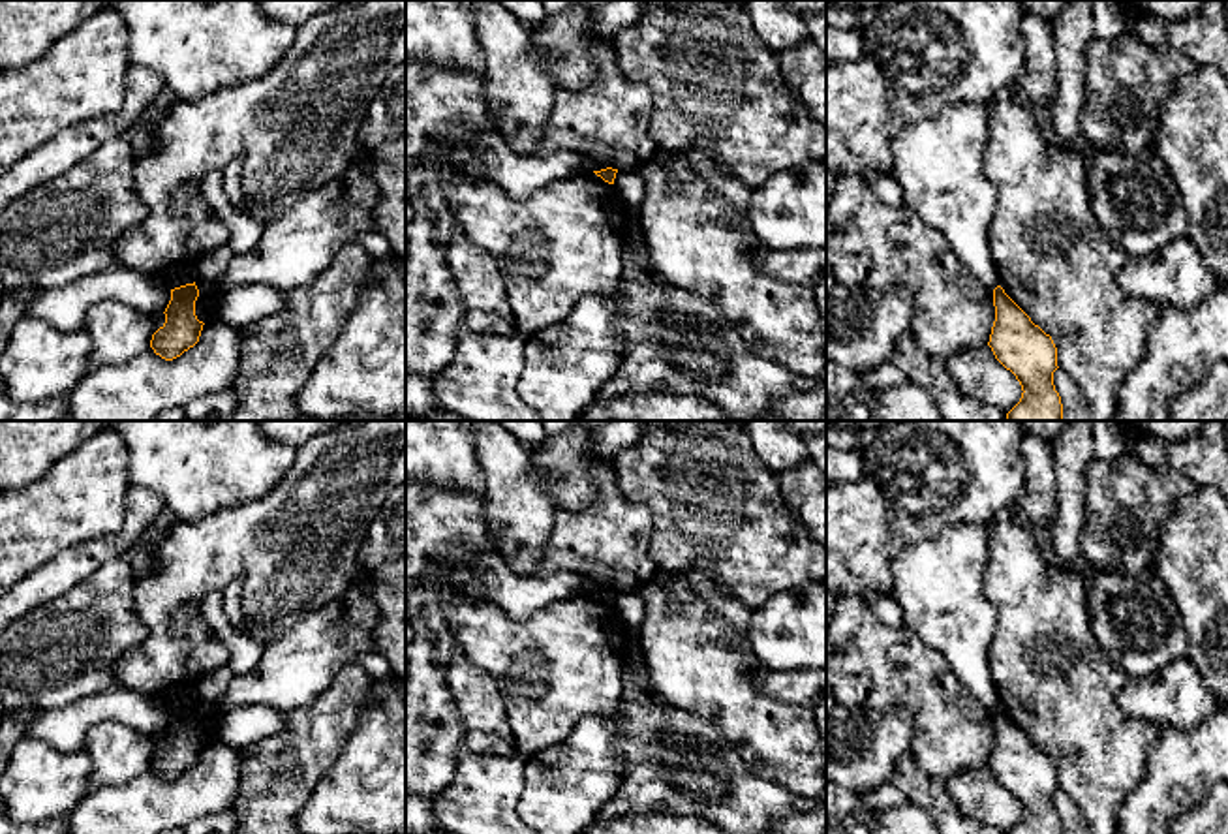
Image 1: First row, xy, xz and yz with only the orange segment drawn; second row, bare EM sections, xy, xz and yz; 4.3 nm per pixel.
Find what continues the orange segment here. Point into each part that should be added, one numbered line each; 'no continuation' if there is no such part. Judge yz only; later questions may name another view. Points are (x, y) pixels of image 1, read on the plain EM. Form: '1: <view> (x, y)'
no continuation

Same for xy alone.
no continuation

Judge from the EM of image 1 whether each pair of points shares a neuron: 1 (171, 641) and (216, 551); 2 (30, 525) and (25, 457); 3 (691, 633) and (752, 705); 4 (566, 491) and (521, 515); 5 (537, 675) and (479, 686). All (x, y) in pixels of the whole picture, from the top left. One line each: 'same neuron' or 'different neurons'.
1: same neuron
2: different neurons
3: same neuron
4: different neurons
5: different neurons

